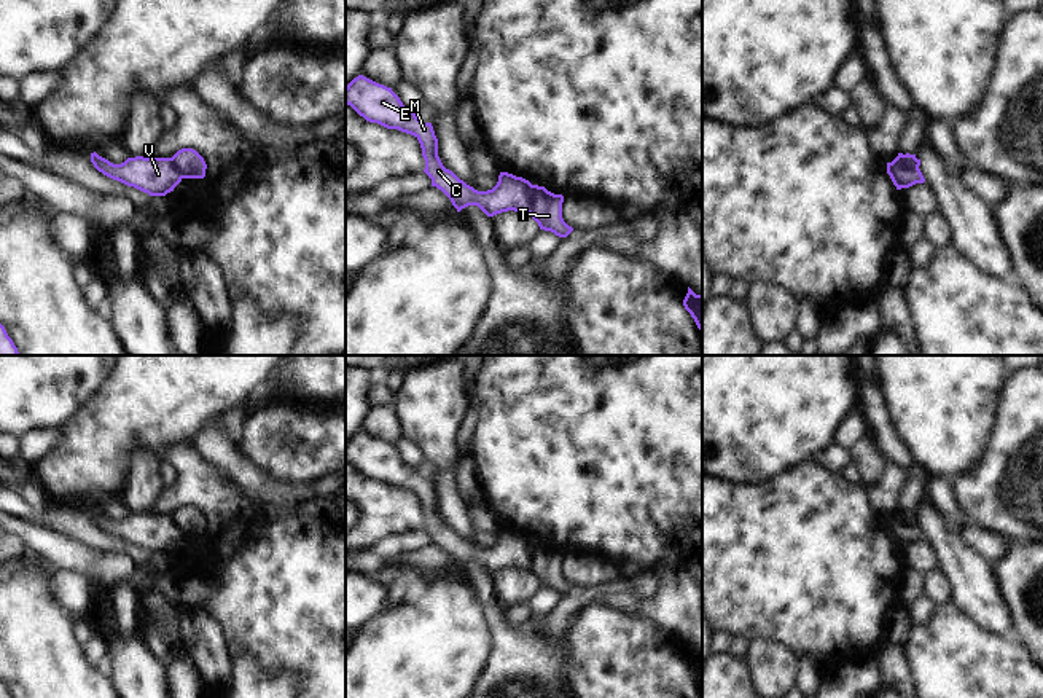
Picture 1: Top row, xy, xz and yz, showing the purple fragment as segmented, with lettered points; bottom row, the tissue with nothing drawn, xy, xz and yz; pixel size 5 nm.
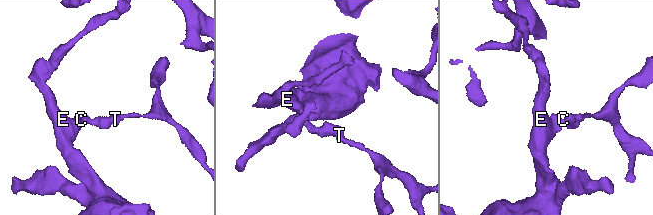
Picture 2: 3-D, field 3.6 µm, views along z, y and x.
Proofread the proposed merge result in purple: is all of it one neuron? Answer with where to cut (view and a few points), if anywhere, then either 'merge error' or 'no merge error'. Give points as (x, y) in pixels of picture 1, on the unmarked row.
yz (889, 520), (917, 525) | merge error

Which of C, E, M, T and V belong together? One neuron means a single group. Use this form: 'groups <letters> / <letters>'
groups C E M V / T

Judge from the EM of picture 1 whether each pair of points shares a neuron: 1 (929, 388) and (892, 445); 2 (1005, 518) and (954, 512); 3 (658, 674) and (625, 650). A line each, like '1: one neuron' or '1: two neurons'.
1: two neurons
2: two neurons
3: one neuron

